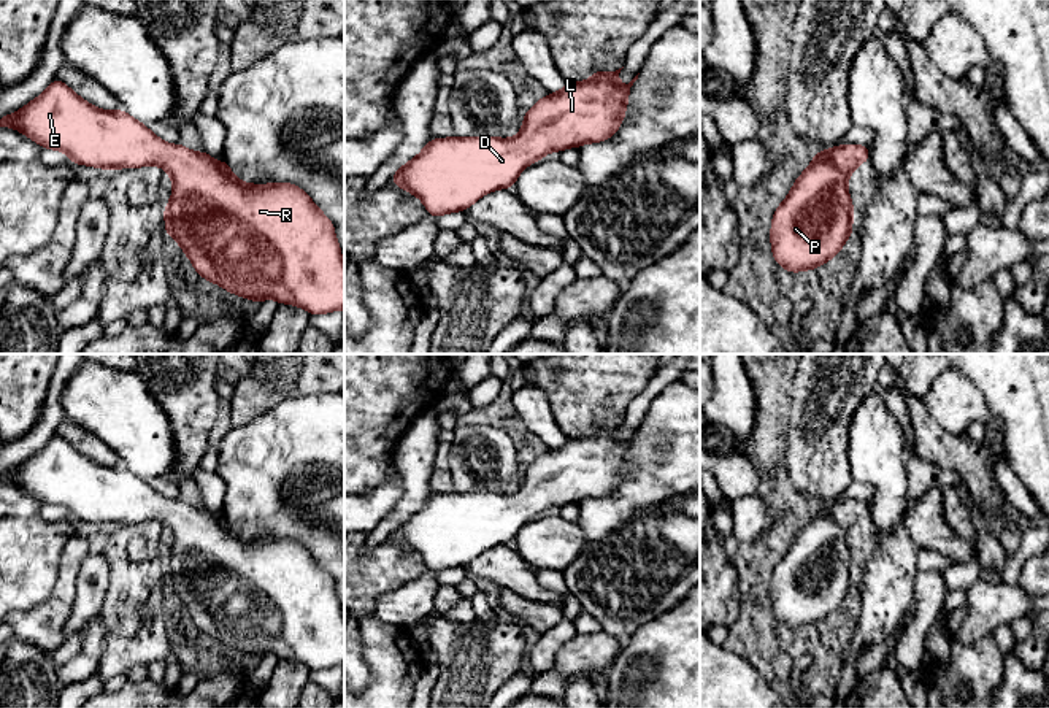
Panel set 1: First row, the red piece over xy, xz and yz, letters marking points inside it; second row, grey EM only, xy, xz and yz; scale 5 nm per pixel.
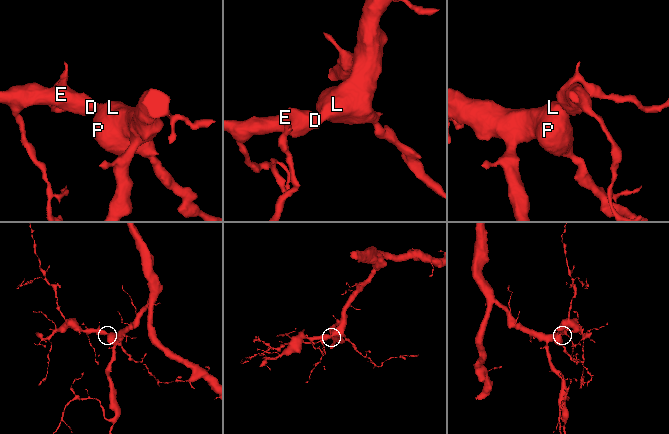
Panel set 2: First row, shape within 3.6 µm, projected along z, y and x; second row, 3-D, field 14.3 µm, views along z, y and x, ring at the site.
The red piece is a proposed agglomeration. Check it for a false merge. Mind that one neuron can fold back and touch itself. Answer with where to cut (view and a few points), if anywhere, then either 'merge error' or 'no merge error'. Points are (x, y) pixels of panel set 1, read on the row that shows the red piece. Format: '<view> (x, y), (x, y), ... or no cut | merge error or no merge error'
no cut | no merge error

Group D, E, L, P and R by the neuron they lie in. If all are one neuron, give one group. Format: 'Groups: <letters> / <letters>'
Groups: D E L P R

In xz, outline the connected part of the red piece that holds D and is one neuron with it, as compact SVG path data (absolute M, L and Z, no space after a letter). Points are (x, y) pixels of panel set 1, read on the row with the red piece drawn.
M598 70L587 81L568 81L560 92L548 94L524 114L524 124L516 138L455 135L428 140L419 156L395 171L390 183L419 197L428 216L435 219L441 214L465 211L482 195L514 186L524 168L544 159L551 151L560 152L567 148L609 140L625 117L630 87L638 79L636 75L627 86L621 87L621 70L613 73Z

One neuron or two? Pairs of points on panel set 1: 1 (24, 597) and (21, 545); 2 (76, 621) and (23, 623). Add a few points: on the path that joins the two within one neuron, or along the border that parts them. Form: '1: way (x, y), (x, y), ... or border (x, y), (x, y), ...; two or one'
1: way (21, 584), (21, 557); one
2: border (76, 584), (67, 623), (67, 637); two

